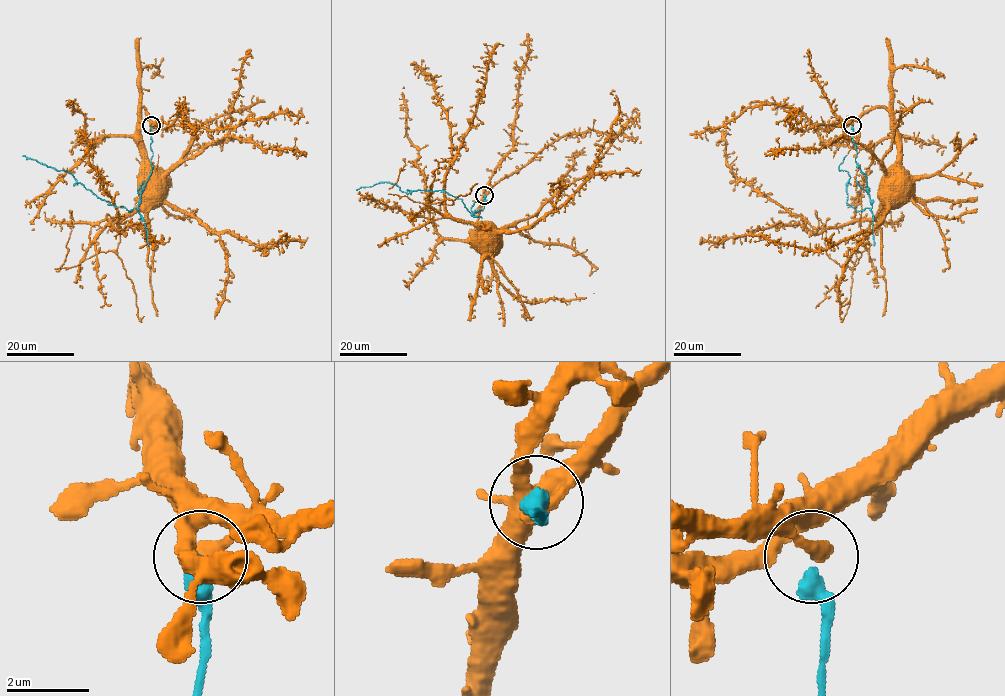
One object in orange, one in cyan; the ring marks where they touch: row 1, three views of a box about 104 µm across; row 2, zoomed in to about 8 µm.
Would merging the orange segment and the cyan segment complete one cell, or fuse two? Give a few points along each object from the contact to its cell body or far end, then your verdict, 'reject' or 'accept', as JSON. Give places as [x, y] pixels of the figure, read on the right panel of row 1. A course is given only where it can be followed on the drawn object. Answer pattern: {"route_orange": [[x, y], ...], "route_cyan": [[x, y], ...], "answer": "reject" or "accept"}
{"route_orange": [[852, 126], [874, 109], [884, 108], [889, 113], [890, 129], [897, 147], [897, 165], [884, 181], [884, 189]], "route_cyan": [[852, 126], [855, 162], [866, 177], [869, 208], [857, 211], [847, 202], [850, 176], [838, 168], [847, 155]], "answer": "reject"}

